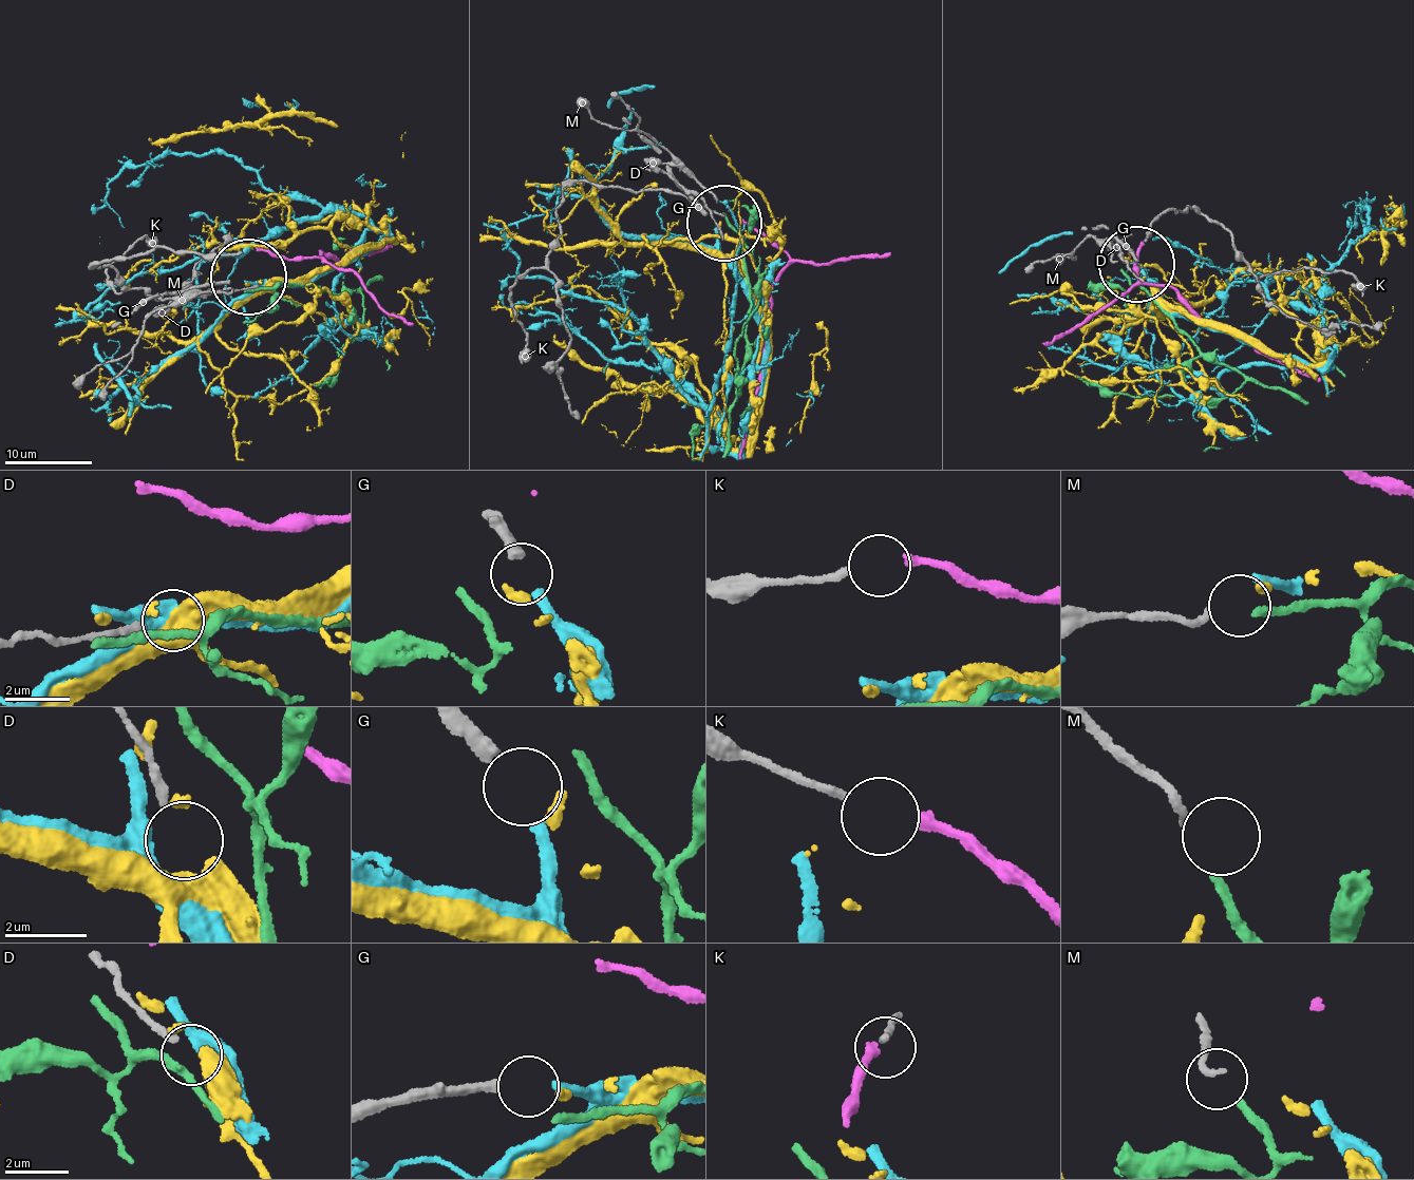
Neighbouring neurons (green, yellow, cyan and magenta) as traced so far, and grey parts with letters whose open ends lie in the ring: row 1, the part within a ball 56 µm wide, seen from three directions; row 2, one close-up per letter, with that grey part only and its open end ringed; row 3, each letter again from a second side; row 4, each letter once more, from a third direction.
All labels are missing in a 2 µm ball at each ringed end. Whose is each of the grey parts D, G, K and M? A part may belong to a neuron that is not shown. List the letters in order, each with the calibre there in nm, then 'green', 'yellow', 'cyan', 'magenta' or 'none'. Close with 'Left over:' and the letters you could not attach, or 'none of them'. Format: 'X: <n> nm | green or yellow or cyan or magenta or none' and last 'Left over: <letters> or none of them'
D: 240 nm | none
G: 360 nm | cyan
K: 220 nm | magenta
M: 170 nm | green
Left over: D

